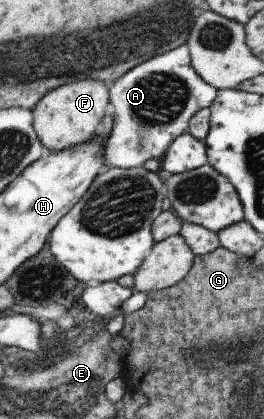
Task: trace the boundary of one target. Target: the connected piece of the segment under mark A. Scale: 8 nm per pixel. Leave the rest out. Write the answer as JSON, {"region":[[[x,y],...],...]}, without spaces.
{"region":[[[185,43],[135,66],[135,70],[129,70],[110,89],[110,103],[114,107],[114,126],[106,144],[105,166],[129,170],[141,168],[143,163],[149,159],[159,161],[165,156],[169,147],[187,132],[191,116],[211,105],[216,92],[199,78],[195,70],[192,70],[189,48]]]}

